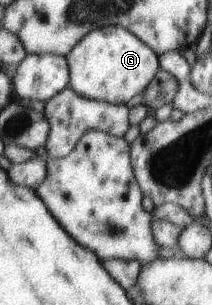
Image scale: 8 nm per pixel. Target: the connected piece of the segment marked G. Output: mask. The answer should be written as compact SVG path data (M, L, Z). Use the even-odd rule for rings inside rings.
M106 26L91 31L73 47L66 59L70 72L69 87L86 99L100 100L111 104L127 104L136 95L143 94L149 83L152 83L157 71L160 71L155 51L145 45L137 35L133 35L131 31L120 26Z

